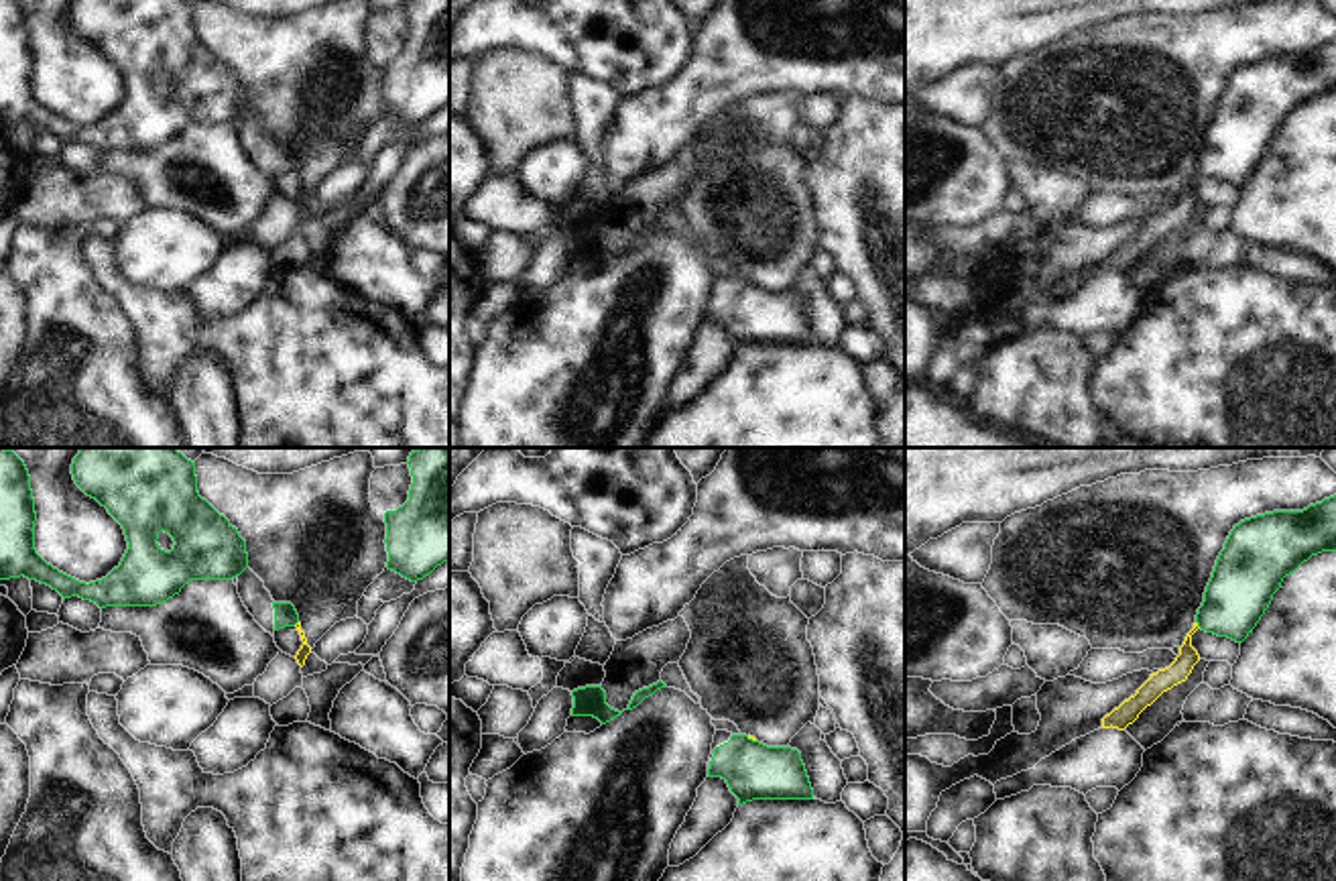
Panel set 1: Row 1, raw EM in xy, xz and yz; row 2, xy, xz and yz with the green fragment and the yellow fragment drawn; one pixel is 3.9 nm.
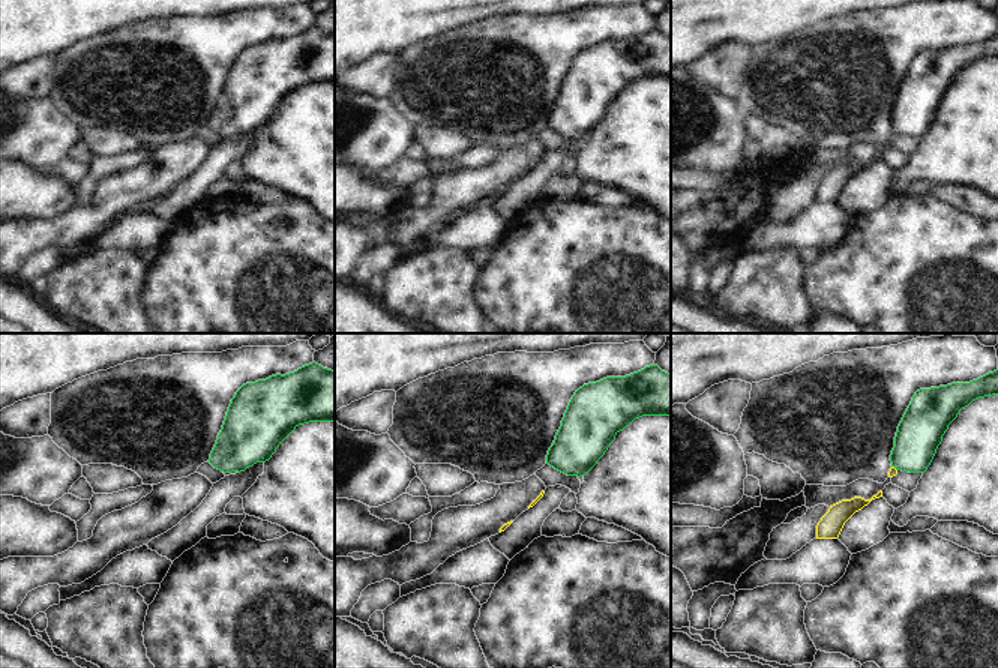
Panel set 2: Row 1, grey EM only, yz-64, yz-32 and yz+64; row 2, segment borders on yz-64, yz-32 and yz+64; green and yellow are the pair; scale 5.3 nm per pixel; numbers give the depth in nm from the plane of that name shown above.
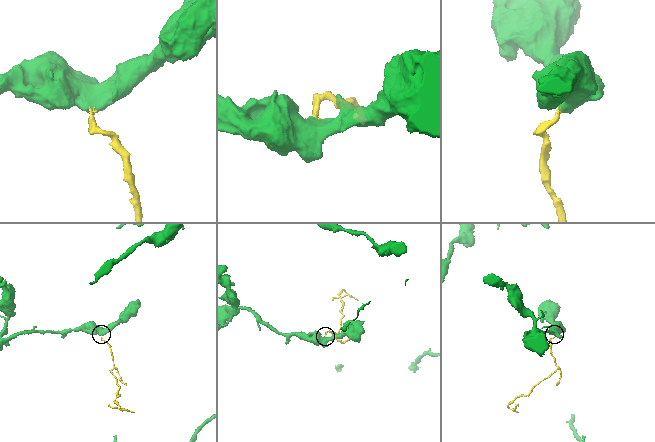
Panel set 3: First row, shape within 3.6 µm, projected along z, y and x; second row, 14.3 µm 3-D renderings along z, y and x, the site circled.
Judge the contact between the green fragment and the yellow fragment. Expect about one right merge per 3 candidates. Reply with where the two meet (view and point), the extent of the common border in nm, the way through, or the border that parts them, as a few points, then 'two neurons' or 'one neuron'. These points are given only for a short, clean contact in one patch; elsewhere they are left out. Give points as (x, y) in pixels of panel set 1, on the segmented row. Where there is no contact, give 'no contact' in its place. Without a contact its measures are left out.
contact yz (1198, 625); length 40 nm; border yz (1196, 621), (1200, 627); two neurons

